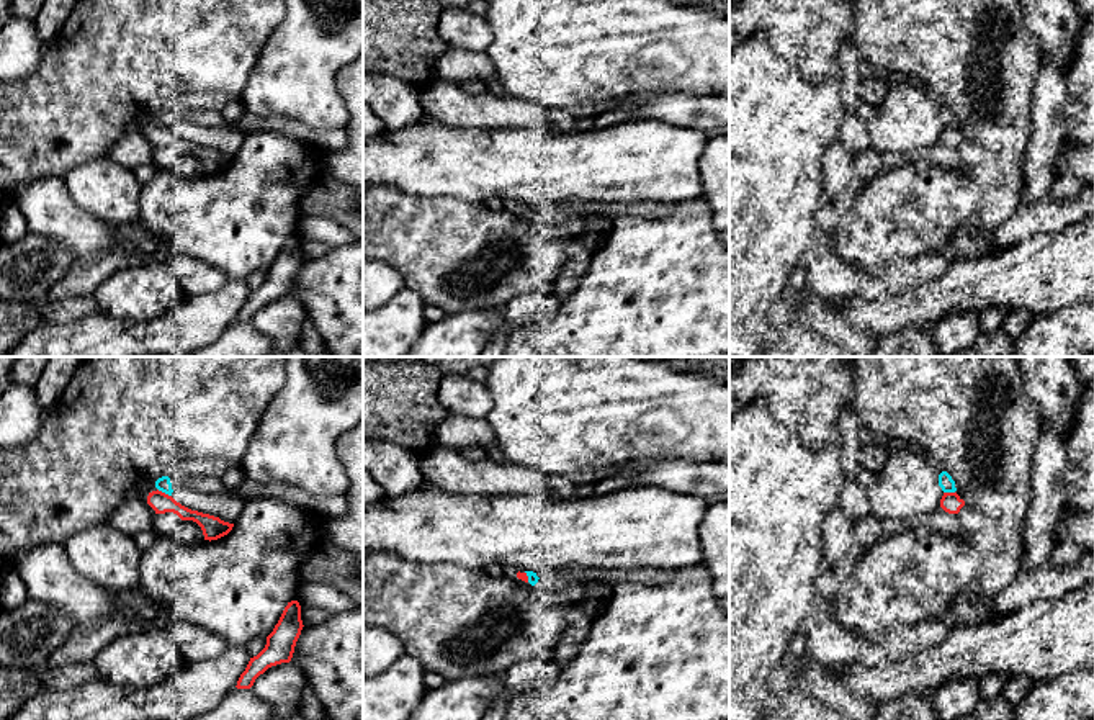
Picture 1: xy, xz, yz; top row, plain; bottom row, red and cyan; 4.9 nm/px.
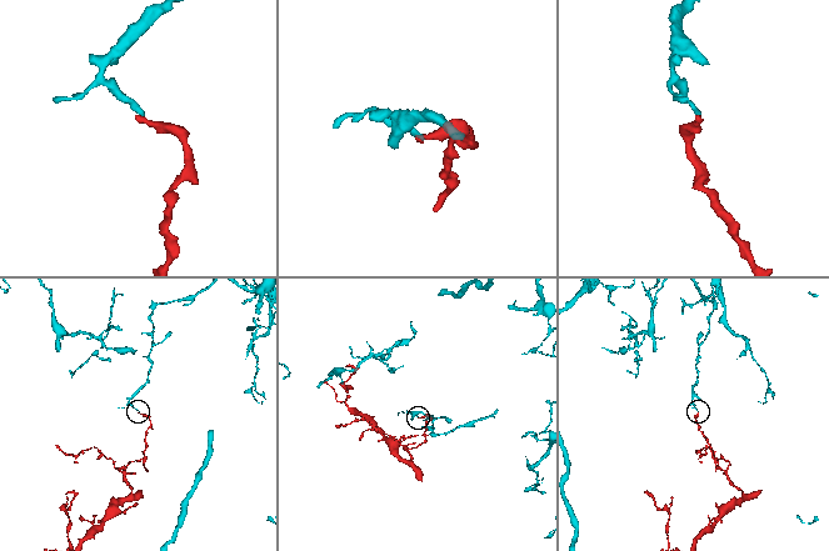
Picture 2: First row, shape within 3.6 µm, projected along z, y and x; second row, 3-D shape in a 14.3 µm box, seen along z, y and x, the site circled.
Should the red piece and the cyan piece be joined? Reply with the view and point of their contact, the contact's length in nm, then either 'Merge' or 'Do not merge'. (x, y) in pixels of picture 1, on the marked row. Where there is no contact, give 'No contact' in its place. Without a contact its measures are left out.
Touches red at xy (164, 493). Shared border 80 nm. Do not merge

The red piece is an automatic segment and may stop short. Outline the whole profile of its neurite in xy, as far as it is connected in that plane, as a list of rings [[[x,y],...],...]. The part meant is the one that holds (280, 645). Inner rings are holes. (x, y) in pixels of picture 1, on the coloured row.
[[[288,602],[273,632],[267,637],[265,648],[250,658],[235,687],[250,689],[255,679],[268,668],[289,663],[303,627],[299,602]]]

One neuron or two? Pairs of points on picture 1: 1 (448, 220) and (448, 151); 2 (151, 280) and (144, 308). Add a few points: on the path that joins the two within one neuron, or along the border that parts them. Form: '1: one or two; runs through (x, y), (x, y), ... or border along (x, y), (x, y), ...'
1: two; border along (411, 193), (417, 197), (455, 197), (483, 203)
2: one; runs through (151, 287), (144, 295), (144, 301)

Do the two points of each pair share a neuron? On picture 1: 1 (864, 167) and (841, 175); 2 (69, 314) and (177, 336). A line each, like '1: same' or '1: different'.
1: different
2: different

